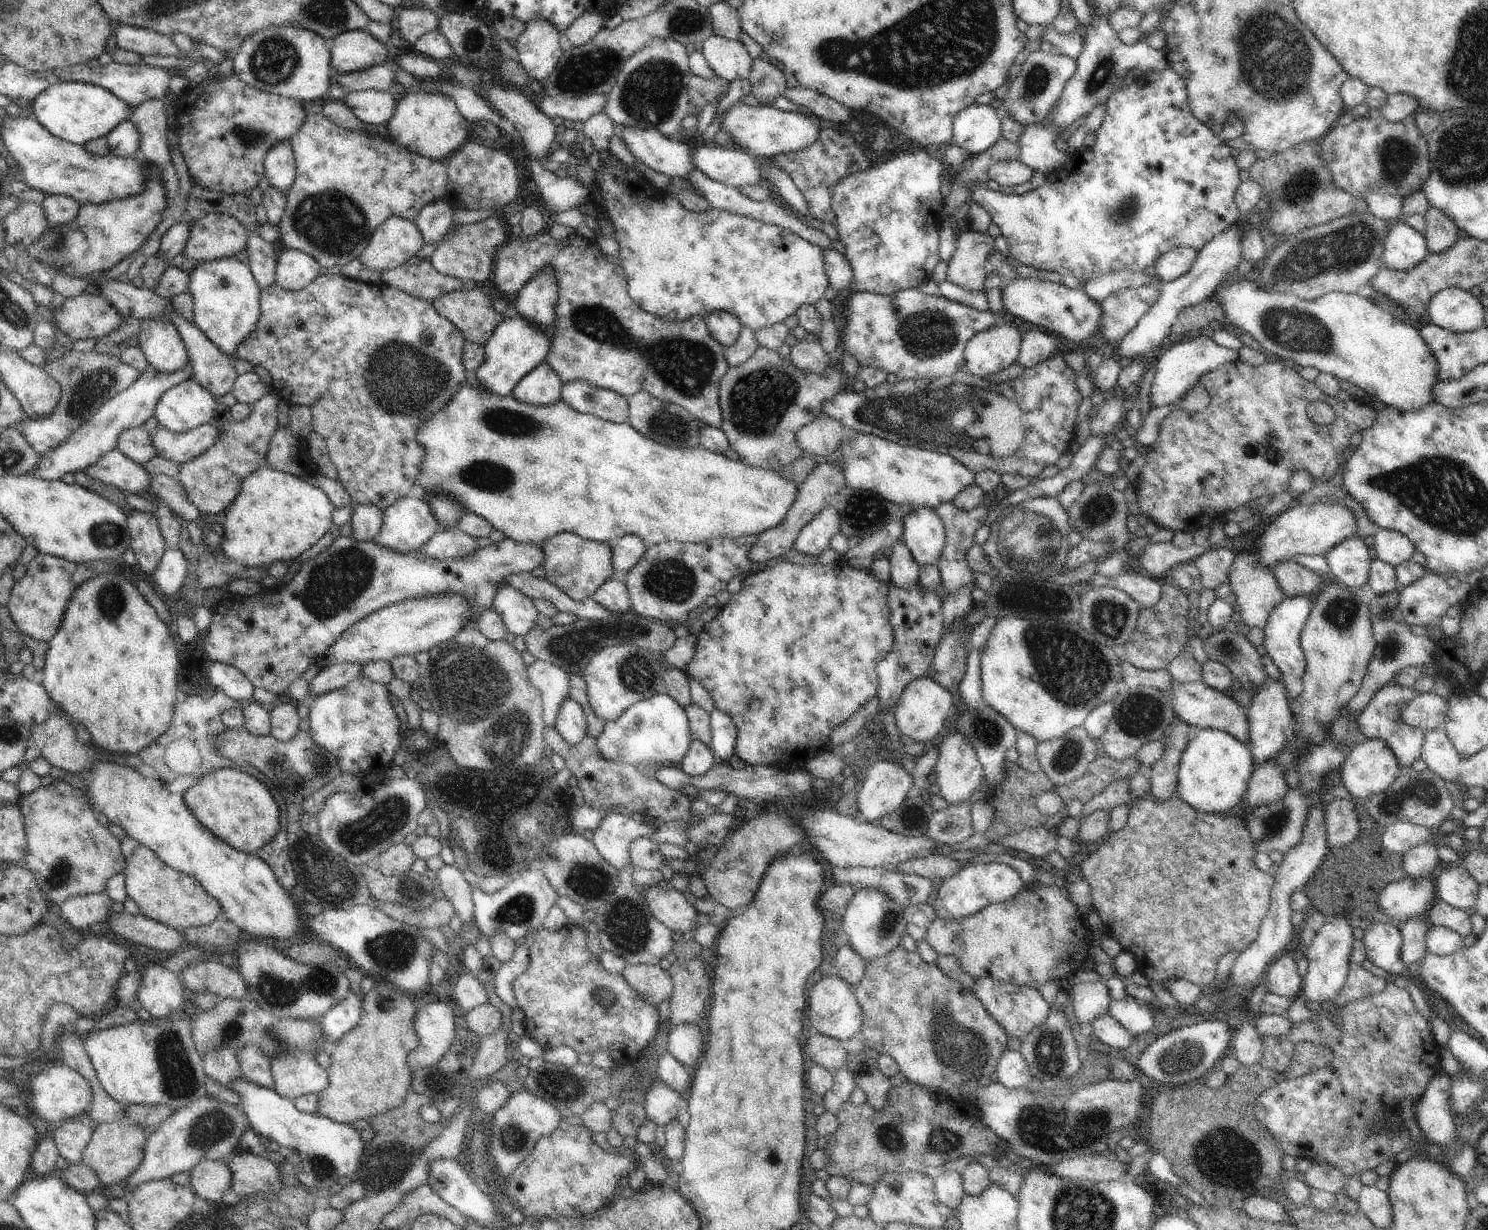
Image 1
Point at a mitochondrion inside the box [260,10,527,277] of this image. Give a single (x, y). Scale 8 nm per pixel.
(332, 222)

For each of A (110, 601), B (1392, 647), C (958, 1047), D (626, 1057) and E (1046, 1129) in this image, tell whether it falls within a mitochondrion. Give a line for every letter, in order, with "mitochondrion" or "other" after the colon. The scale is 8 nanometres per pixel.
A: mitochondrion
B: mitochondrion
C: mitochondrion
D: other
E: mitochondrion

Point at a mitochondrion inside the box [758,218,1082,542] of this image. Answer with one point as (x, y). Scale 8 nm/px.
(953, 416)

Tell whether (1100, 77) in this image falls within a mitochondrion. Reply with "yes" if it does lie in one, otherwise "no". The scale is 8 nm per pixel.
yes

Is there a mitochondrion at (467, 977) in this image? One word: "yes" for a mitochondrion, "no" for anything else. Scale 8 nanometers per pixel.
no

